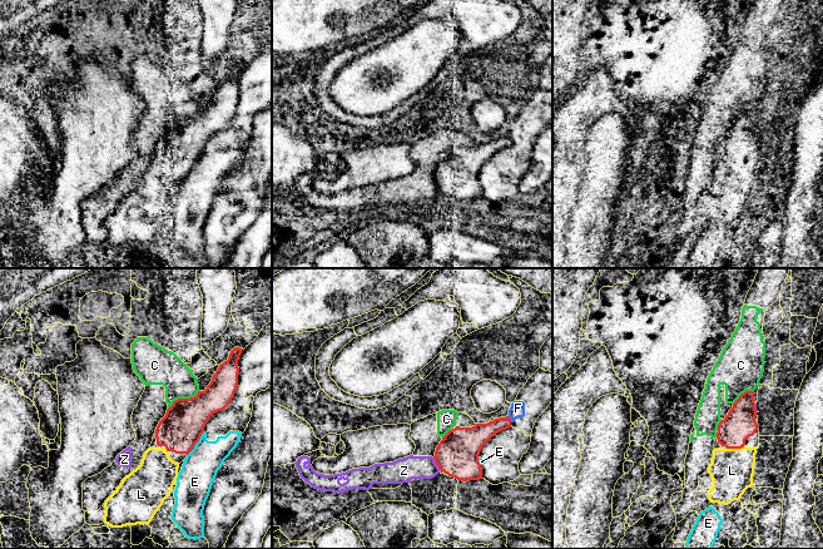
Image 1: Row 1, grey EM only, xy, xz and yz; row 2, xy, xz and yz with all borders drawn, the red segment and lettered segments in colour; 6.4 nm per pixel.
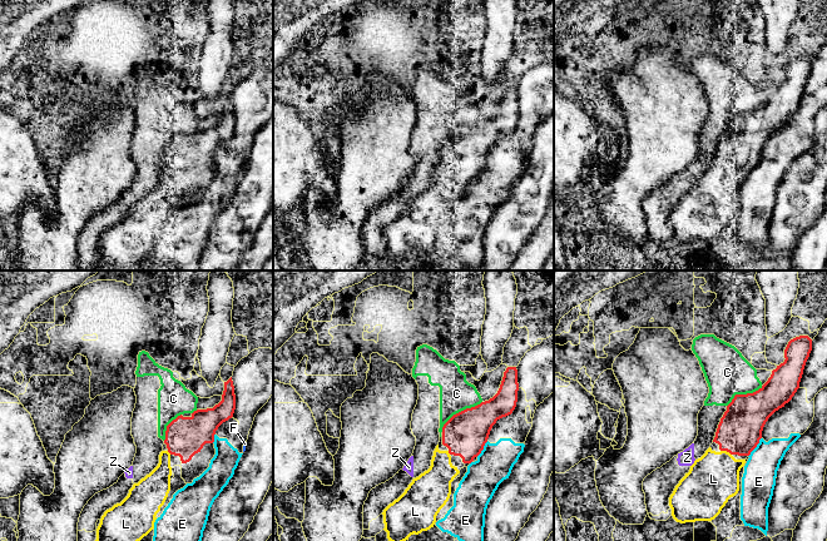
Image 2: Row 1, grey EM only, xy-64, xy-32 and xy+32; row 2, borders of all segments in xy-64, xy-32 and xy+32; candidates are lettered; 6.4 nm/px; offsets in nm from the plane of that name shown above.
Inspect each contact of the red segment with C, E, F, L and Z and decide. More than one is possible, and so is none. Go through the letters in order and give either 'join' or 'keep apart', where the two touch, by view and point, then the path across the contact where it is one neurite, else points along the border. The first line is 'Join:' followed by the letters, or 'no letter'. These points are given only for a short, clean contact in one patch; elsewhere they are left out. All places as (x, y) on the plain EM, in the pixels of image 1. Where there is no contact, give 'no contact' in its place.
Join: L
C: keep apart | xy (183, 118)
E: keep apart | xy (196, 162) | along xy (203, 151), (194, 167), (187, 174)
F: keep apart | xz (509, 138) | along xz (507, 135), (511, 141)
L: join | yz (735, 167)
Z: keep apart | xz (436, 183)

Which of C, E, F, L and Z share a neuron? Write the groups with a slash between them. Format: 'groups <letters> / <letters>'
groups C Z / E F / L

